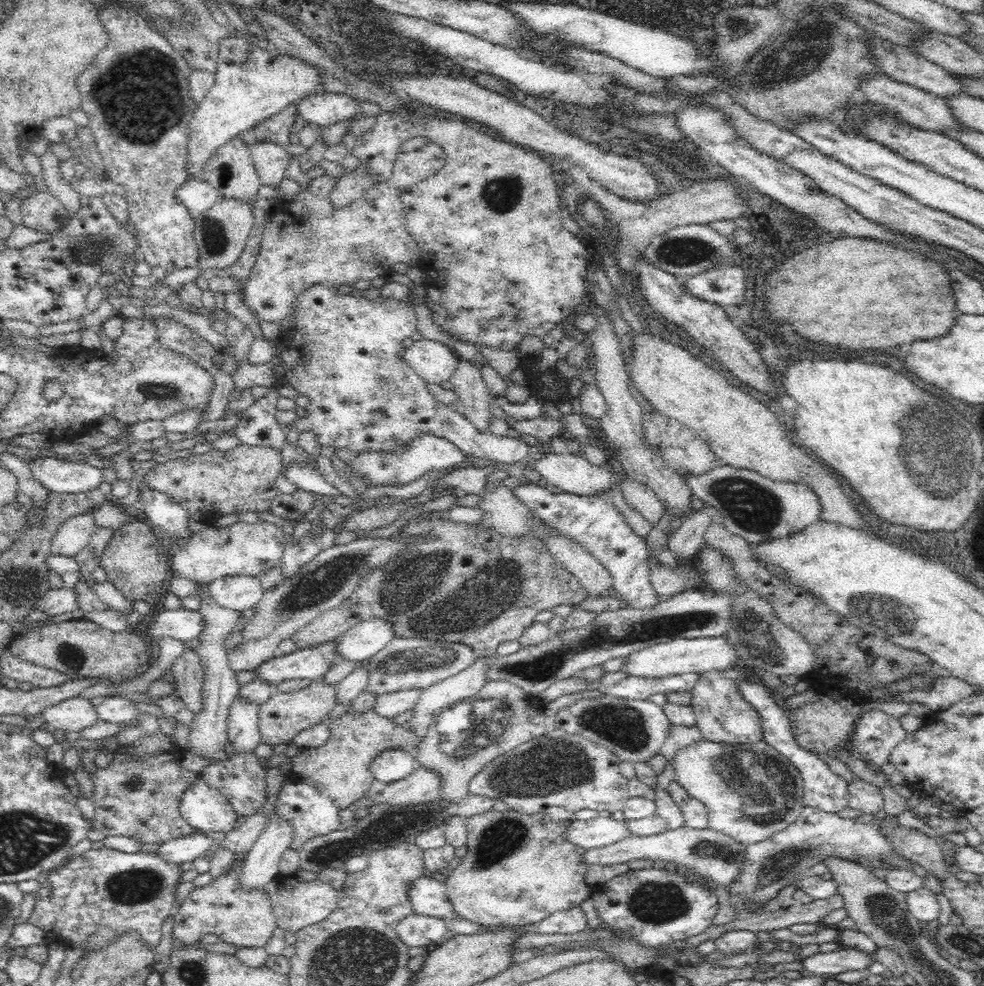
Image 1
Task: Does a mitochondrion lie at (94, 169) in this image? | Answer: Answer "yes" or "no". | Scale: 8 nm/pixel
no

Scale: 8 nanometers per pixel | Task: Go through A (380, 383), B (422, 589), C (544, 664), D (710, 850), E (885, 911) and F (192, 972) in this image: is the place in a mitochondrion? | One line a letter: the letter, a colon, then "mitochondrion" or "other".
A: mitochondrion
B: mitochondrion
C: mitochondrion
D: mitochondrion
E: mitochondrion
F: mitochondrion

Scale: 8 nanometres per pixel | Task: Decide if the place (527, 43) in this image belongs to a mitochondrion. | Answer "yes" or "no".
no

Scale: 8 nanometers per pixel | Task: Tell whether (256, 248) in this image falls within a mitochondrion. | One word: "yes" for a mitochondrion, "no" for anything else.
no

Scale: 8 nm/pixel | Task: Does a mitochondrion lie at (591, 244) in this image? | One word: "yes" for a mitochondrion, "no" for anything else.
no

